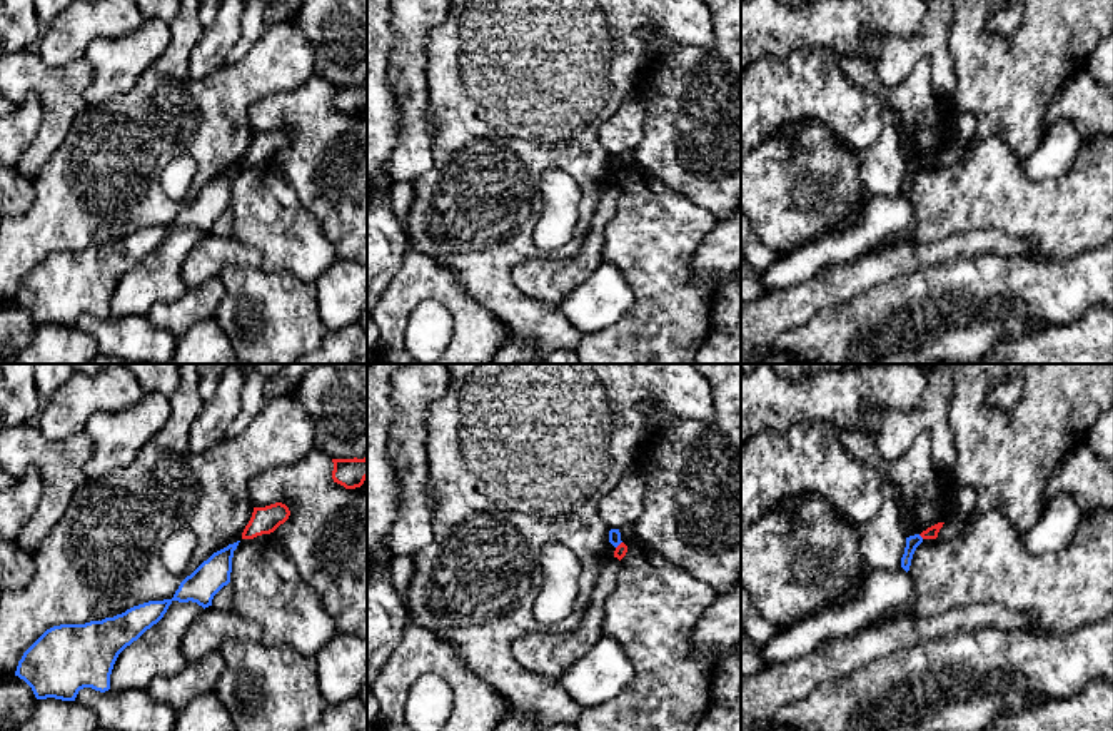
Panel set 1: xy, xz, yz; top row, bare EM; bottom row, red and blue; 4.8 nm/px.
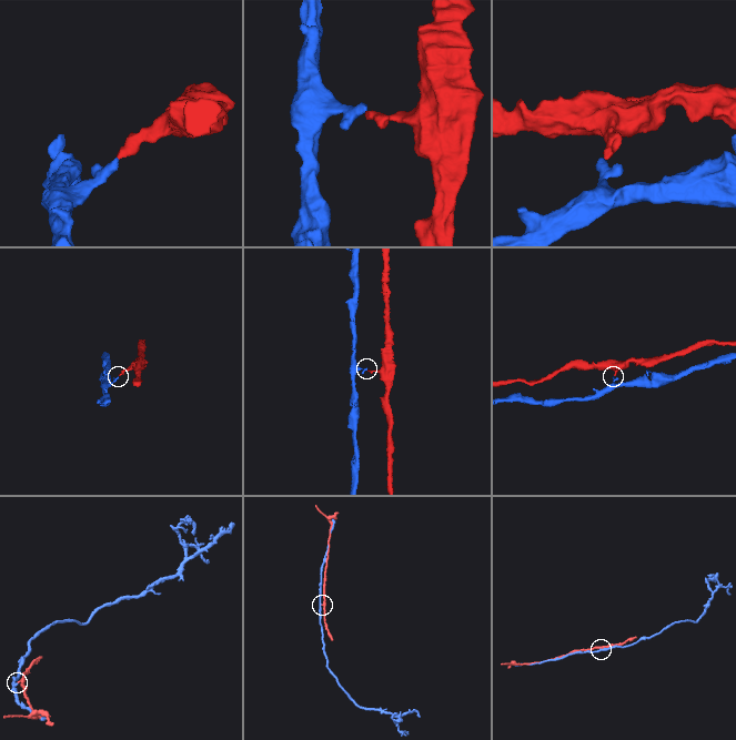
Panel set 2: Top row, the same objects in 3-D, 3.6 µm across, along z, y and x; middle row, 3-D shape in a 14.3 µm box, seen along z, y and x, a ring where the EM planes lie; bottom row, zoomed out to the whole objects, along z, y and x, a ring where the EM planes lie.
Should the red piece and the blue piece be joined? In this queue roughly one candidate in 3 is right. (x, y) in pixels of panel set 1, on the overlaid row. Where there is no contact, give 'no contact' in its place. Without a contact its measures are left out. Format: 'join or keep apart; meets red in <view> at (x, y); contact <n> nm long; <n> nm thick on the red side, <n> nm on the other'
keep apart; meets red in yz at (921, 536); contact 40 nm long; 60 nm thick on the red side, 60 nm on the other

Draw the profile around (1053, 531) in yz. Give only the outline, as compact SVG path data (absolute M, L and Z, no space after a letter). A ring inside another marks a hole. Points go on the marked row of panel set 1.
M1068 492L1056 494L1045 504L1040 521L1020 532L1023 546L1033 554L1046 554L1065 549L1083 512Z

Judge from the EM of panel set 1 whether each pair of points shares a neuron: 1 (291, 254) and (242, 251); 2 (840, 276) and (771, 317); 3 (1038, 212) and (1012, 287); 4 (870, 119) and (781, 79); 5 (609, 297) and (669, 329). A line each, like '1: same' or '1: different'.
1: different
2: same
3: different
4: same
5: different

